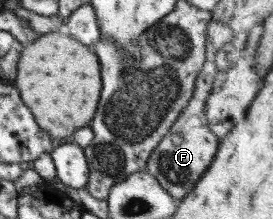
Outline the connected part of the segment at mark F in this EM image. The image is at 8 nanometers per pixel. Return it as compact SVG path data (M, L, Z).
M211 19L205 29L205 58L202 69L195 79L194 89L191 98L187 101L186 107L178 114L166 135L158 142L158 145L151 151L146 161L147 171L164 191L172 198L181 200L191 192L196 181L205 173L210 165L214 154L217 152L218 138L210 131L206 116L204 115L204 103L211 90L211 83L218 72L214 65L214 58L217 50L234 38L227 23L220 23Z

